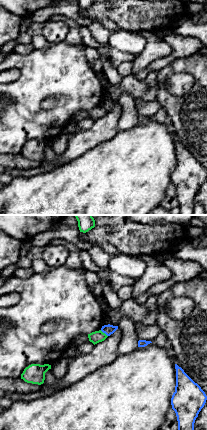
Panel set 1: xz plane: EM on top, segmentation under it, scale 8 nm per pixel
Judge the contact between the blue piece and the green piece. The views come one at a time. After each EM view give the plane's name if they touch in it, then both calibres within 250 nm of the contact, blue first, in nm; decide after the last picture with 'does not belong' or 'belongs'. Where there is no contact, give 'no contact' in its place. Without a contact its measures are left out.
meets blue in xz; 80 nm thick on the blue side, 100 nm on the other

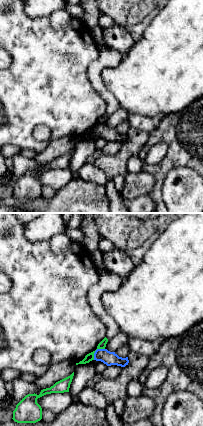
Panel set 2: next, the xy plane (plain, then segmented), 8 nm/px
meets blue in xy; 110 nm thick on the blue side, 70 nm on the other

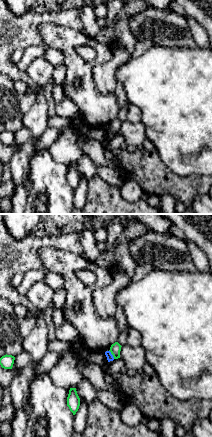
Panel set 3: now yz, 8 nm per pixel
meets blue in yz; 50 nm thick on the blue side, 90 nm on the other

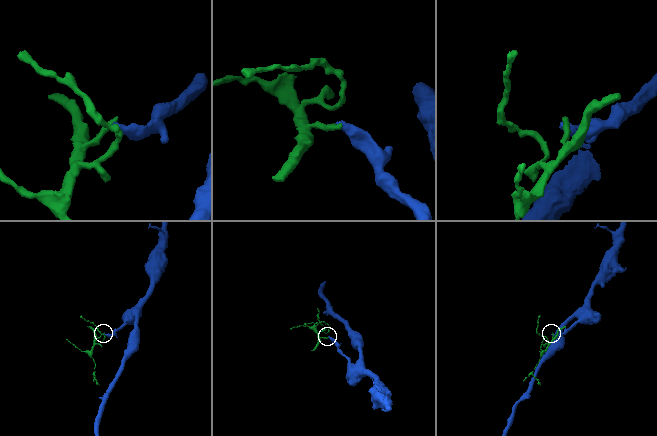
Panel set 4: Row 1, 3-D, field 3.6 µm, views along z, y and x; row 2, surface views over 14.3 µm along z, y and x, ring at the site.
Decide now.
does not belong

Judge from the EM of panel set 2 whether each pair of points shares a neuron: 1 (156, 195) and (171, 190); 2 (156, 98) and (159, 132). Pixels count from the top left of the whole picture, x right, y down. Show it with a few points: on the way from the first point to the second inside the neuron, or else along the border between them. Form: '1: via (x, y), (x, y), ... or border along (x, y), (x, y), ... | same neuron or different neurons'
1: border along (169, 171), (162, 185), (163, 202) | different neurons
2: border along (185, 106), (163, 115) | different neurons

